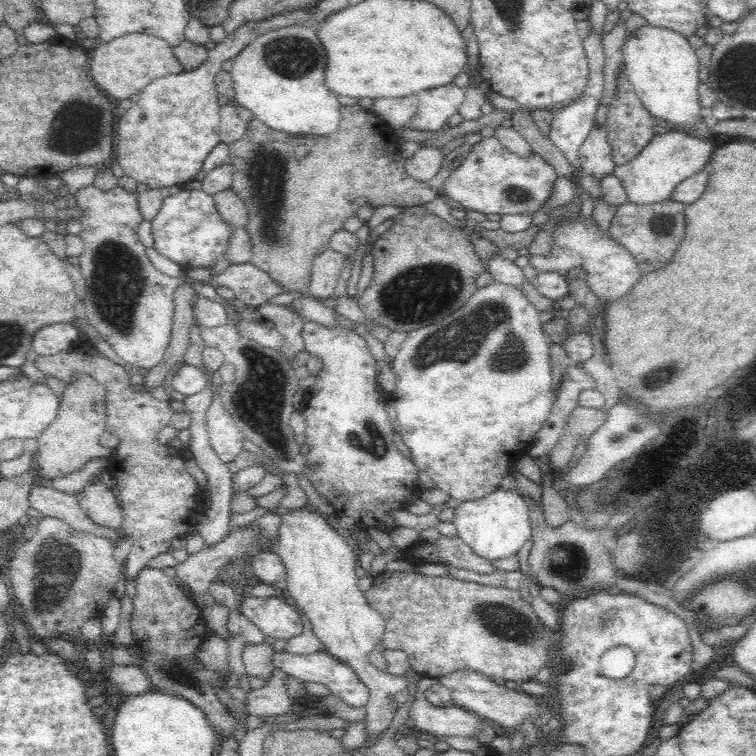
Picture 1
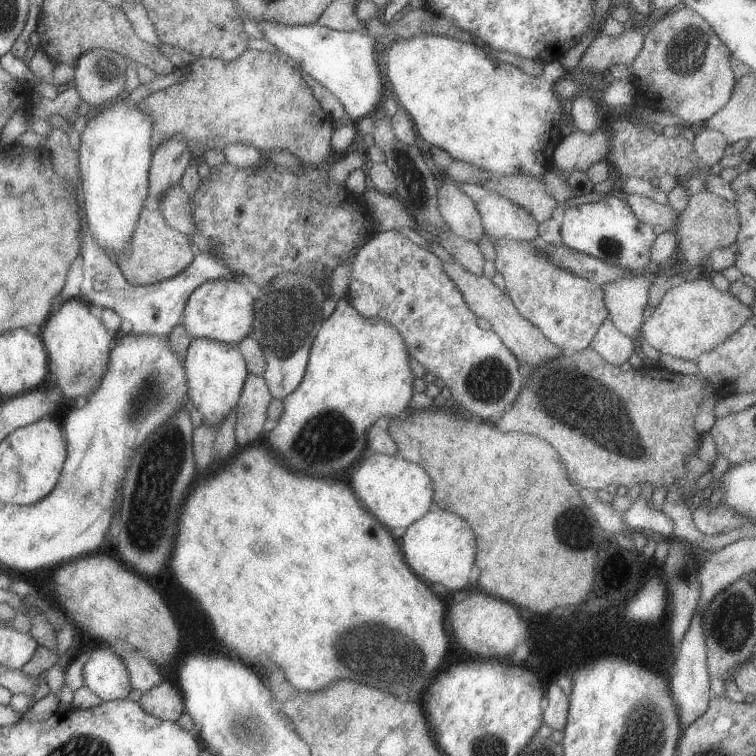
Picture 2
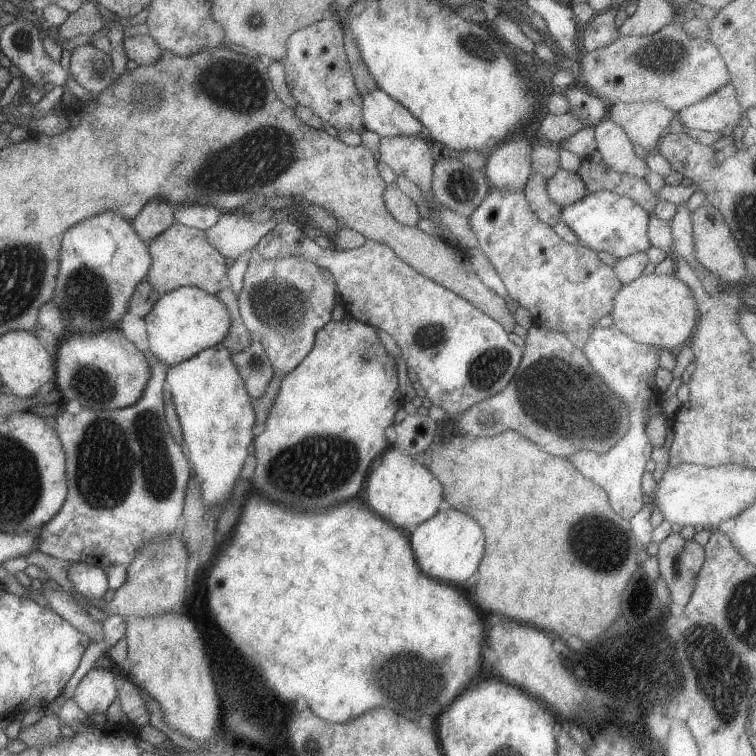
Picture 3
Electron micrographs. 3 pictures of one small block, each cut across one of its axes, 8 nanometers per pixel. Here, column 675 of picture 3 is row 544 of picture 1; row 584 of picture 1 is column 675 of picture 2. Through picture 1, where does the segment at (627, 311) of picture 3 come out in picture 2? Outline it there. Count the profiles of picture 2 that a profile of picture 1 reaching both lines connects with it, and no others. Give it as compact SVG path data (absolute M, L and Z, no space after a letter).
M701 274L701 278L681 282L667 290L653 314L643 322L641 332L651 348L659 354L669 354L673 358L695 362L701 354L717 350L725 338L733 336L751 318L751 308L743 304L731 292L719 292L711 286L711 278Z

